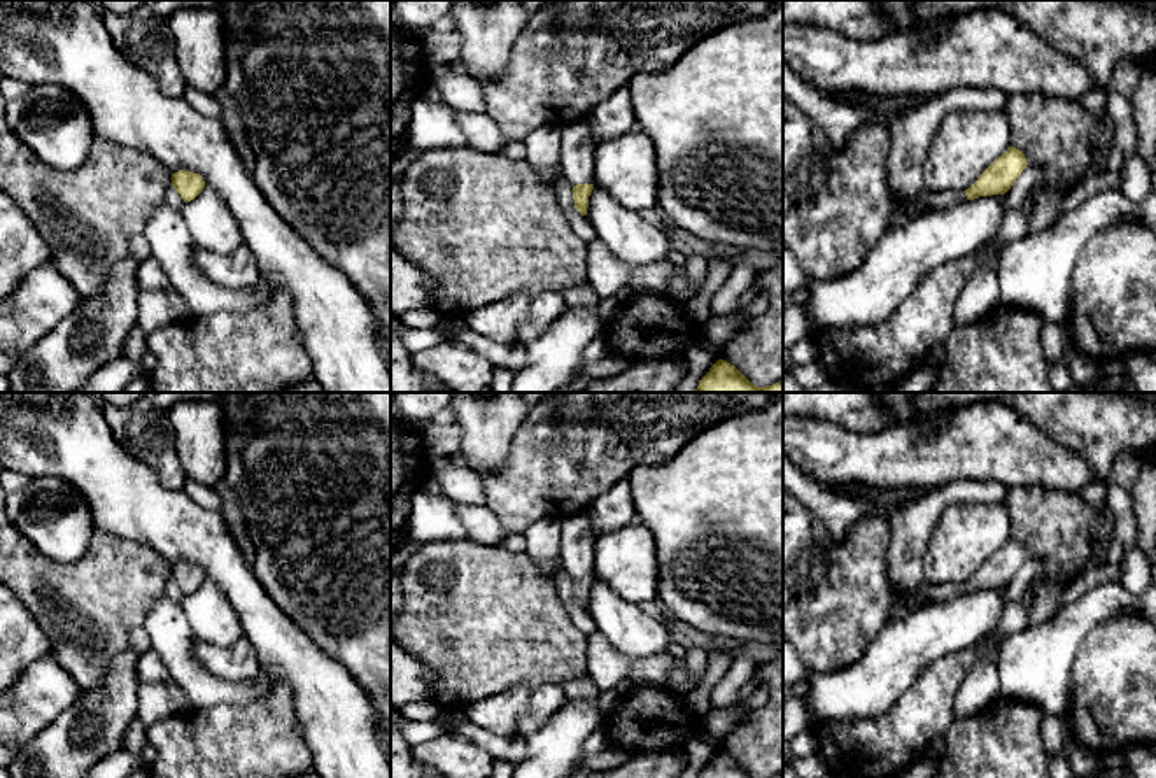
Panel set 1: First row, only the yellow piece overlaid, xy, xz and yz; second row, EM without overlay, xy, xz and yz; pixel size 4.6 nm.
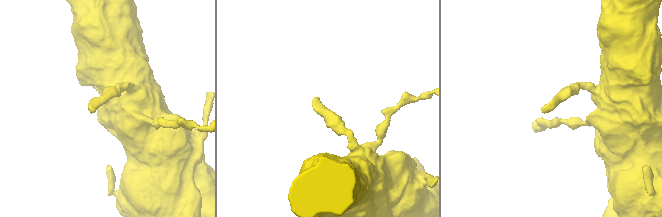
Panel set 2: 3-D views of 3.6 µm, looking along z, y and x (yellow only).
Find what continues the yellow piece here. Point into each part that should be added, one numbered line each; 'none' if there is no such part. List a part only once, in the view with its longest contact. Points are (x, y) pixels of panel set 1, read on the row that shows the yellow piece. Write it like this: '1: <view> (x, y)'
1: xz (577, 144)

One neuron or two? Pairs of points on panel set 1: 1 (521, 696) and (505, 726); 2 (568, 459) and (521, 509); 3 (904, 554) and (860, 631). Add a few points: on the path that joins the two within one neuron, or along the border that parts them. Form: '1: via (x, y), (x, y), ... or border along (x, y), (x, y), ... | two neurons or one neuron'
1: via (514, 703), (505, 712), (505, 719) | one neuron
2: via (556, 472), (531, 496) | one neuron
3: border along (890, 540), (888, 580), (897, 594) | two neurons

